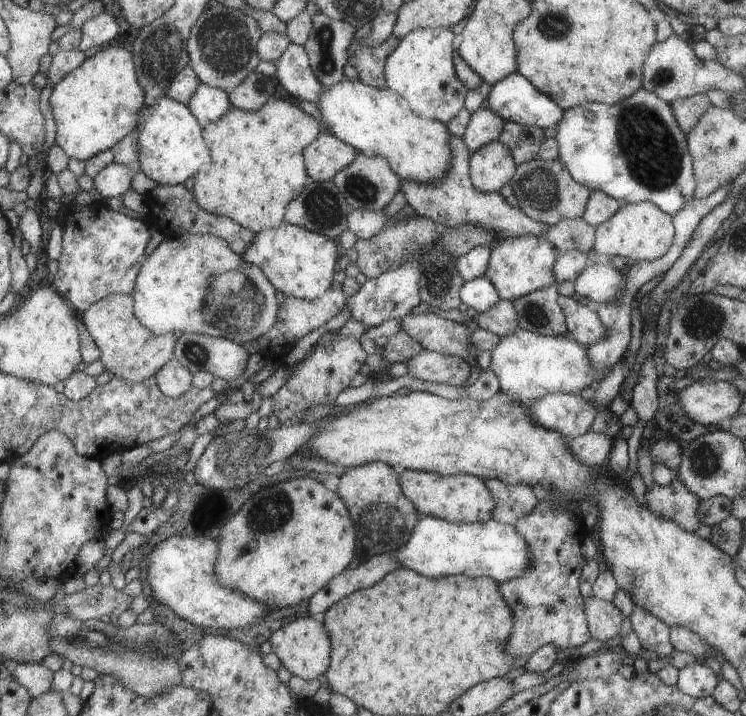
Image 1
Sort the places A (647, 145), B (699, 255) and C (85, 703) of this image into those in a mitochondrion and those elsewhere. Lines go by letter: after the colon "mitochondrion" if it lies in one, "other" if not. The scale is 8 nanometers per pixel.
A: mitochondrion
B: other
C: other

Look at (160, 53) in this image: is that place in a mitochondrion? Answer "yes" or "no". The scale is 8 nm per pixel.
yes

